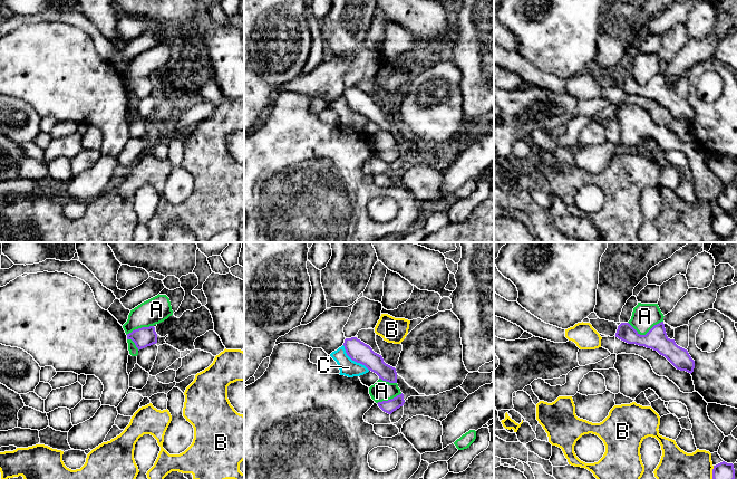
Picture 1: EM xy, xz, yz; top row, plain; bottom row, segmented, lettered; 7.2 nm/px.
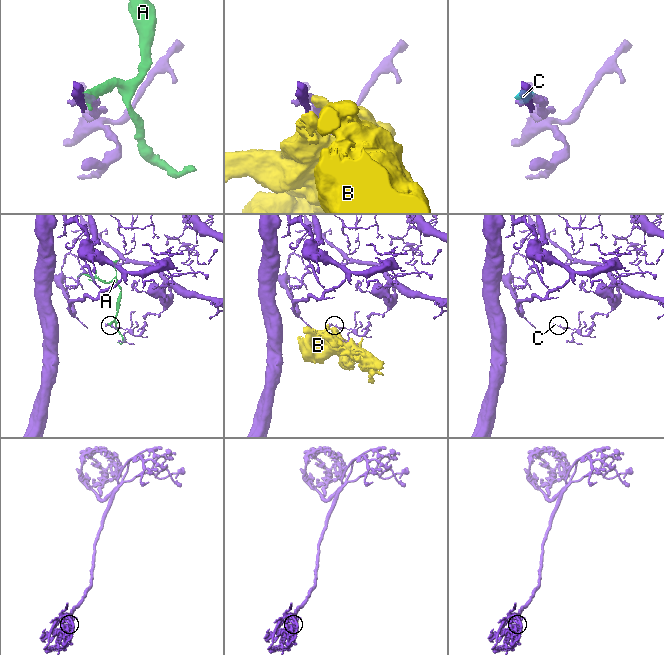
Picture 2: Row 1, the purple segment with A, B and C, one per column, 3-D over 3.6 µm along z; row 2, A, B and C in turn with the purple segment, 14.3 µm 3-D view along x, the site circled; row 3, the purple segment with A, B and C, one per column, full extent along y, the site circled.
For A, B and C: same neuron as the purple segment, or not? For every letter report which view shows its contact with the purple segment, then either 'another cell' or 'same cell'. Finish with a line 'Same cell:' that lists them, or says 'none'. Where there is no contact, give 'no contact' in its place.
A: meets purple in yz; another cell
B: meets purple in yz; another cell
C: meets purple in xz; another cell
Same cell: none

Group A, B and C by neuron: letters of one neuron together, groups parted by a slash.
A C / B

